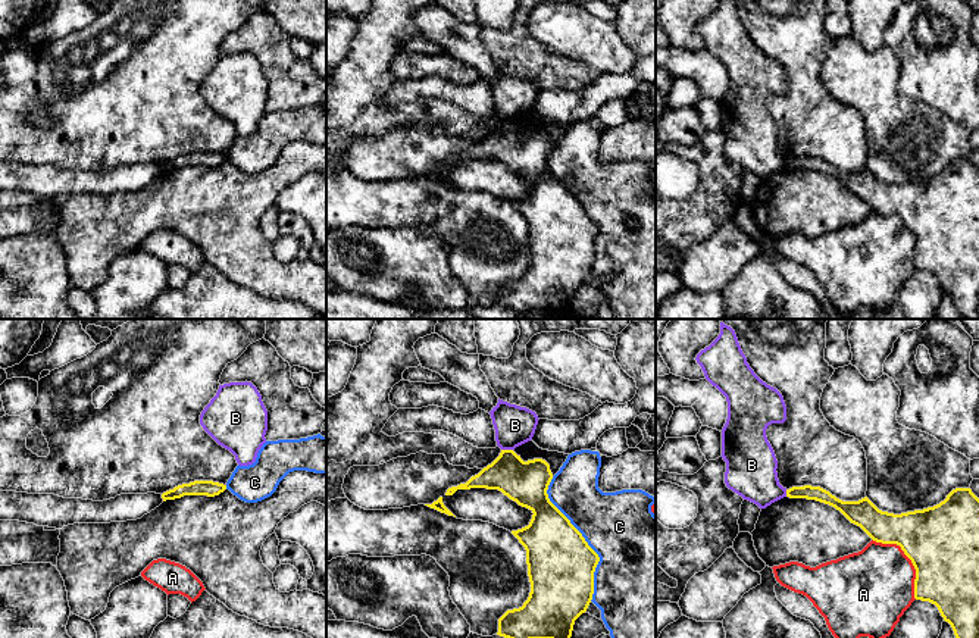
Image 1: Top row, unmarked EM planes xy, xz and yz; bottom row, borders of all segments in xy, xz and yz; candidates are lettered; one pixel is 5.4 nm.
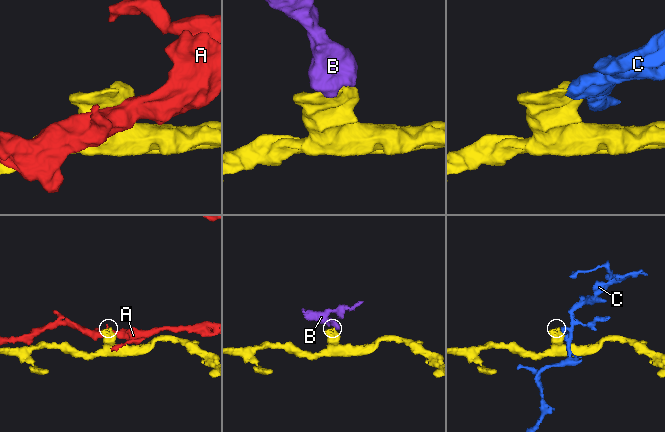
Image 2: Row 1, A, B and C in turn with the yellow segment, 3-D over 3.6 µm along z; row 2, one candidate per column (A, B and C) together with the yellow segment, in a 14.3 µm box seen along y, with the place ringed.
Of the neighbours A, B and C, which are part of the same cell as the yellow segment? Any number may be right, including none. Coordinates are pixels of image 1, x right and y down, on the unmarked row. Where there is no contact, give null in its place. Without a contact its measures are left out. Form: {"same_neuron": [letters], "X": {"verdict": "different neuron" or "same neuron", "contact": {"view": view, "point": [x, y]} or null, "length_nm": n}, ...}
{"same_neuron": [], "A": {"verdict": "different neuron", "contact": {"view": "yz", "point": [909, 228]}, "length_nm": 420}, "B": {"verdict": "different neuron", "contact": {"view": "xz", "point": [507, 121]}, "length_nm": 60}, "C": {"verdict": "different neuron", "contact": {"view": "xz", "point": [584, 209]}, "length_nm": 700}}

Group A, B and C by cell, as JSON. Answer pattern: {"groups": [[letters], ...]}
{"groups": [["A"], ["B"], ["C"]]}

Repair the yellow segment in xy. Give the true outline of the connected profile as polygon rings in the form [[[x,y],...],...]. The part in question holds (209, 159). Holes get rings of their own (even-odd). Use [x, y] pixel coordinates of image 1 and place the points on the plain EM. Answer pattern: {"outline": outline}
{"outline": [[[194,151],[182,154],[162,165],[163,172],[181,169],[184,166],[215,168],[226,160],[226,156],[213,151]]]}

